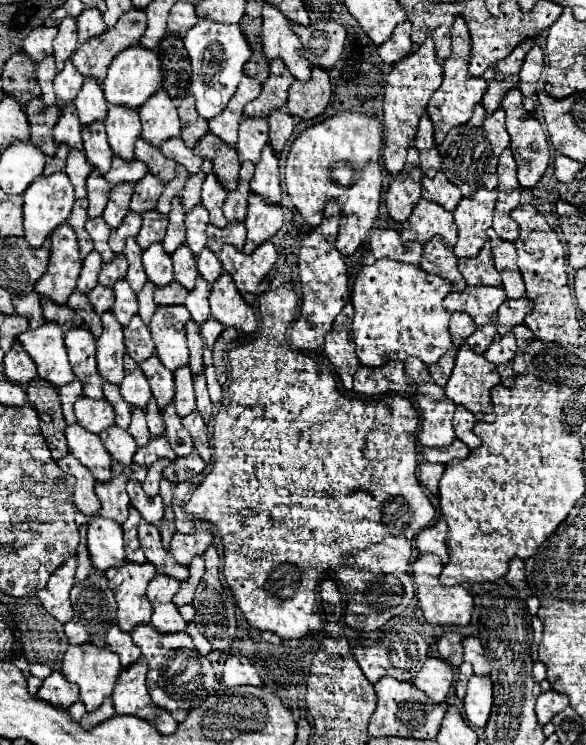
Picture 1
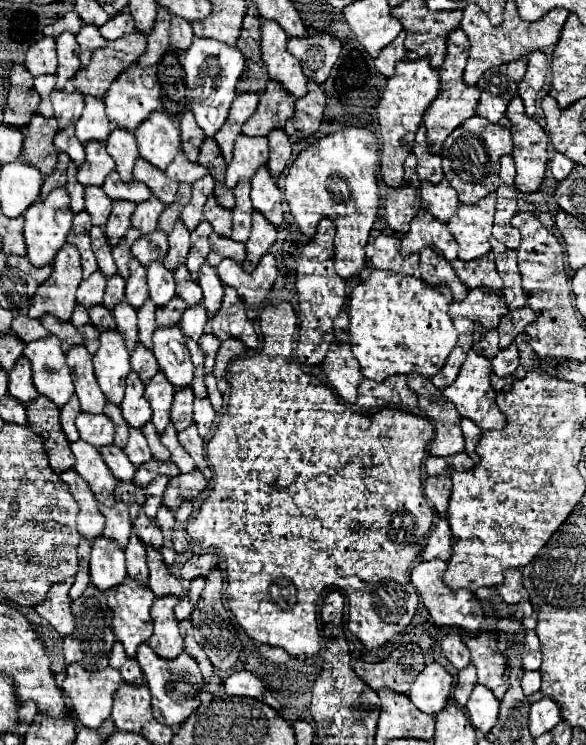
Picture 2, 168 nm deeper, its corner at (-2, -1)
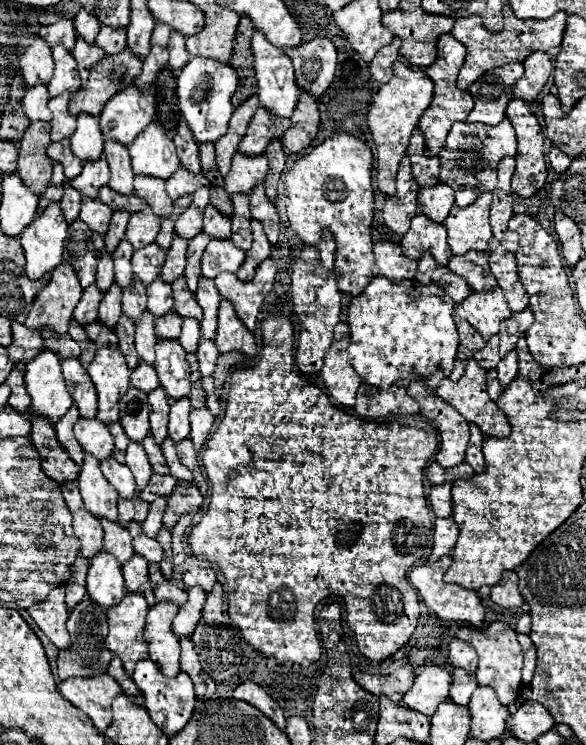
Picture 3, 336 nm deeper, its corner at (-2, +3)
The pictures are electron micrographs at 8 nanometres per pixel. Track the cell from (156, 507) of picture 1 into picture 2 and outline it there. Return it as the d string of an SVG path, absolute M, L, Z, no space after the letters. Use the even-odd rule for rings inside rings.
M130 505L130 519L132 519L132 525L136 527L136 535L146 547L162 549L164 537L160 533L160 527L144 515L144 509L140 505Z

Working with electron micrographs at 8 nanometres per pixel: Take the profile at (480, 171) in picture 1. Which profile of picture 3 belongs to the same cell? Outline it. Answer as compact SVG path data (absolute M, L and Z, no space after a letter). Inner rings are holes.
M502 119L496 127L480 123L456 123L452 125L446 147L440 151L440 181L456 191L456 205L468 207L484 191L494 191L496 187L496 165L504 155L516 155L516 135L512 123Z

